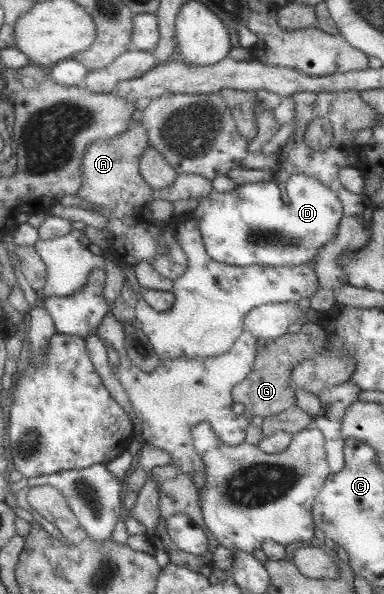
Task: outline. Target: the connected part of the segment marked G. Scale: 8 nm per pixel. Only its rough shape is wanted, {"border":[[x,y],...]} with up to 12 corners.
{"border":[[302,323],[256,349],[231,399],[262,418],[294,406],[290,373],[323,352],[321,324]]}

